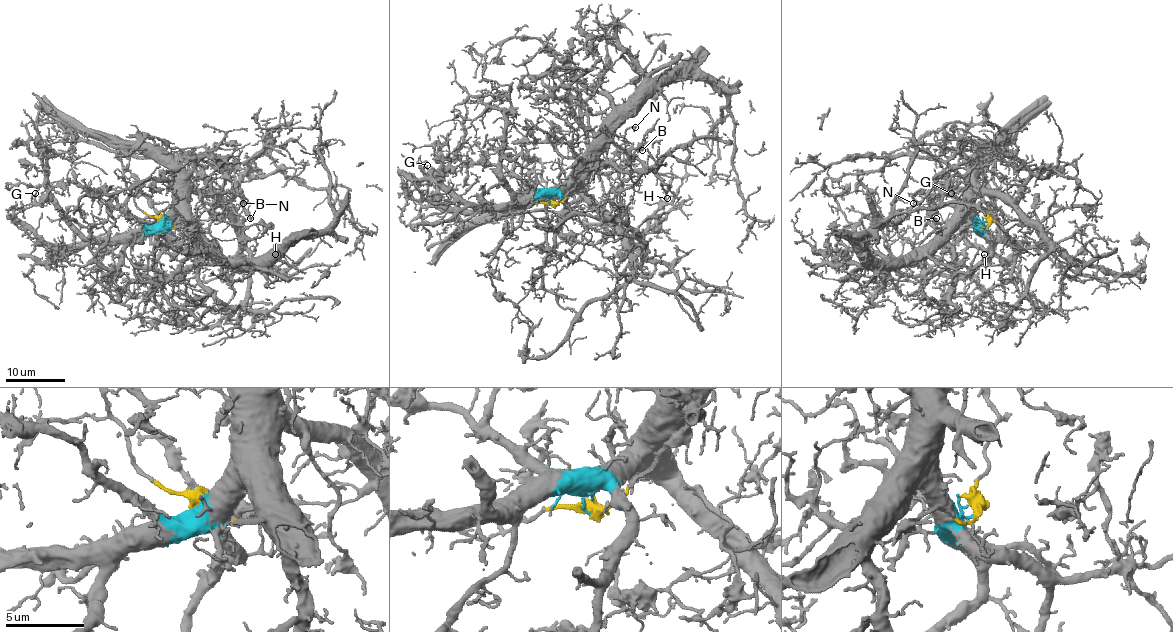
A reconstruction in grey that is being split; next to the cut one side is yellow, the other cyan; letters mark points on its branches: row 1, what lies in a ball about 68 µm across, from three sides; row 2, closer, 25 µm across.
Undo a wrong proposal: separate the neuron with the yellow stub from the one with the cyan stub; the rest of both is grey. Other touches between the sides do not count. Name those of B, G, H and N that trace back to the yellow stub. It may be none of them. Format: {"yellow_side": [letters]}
{"yellow_side": ["B", "N"]}

